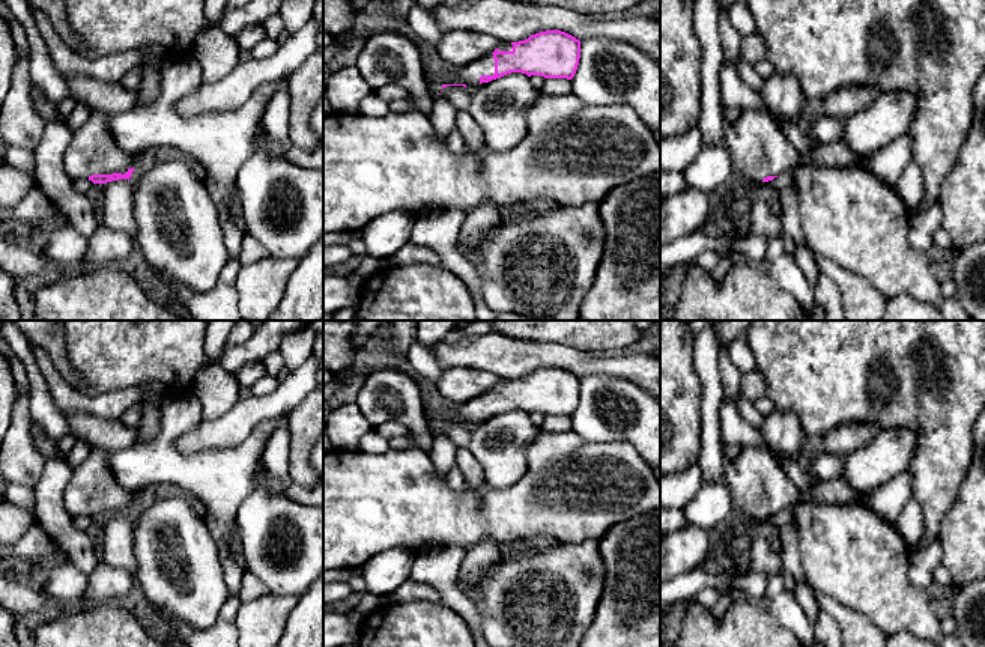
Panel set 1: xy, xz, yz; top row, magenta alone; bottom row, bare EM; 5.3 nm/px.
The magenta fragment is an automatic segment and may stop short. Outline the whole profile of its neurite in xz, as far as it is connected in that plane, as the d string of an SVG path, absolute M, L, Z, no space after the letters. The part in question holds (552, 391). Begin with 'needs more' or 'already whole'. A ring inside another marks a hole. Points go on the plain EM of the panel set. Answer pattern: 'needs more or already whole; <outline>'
needs more; M546 367L525 378L502 379L492 391L462 405L432 400L427 420L447 423L481 421L511 409L528 414L571 417L580 396L580 378L561 367Z

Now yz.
needs more; M743 445L741 453L725 463L723 481L735 516L759 522L785 510L791 503L797 525L800 561L805 579L814 591L830 596L848 609L866 615L887 636L907 632L938 647L964 647L955 635L944 635L941 618L931 606L931 590L908 579L910 546L893 522L883 519L859 501L845 504L797 503L799 491L788 481L782 465L768 451Z

